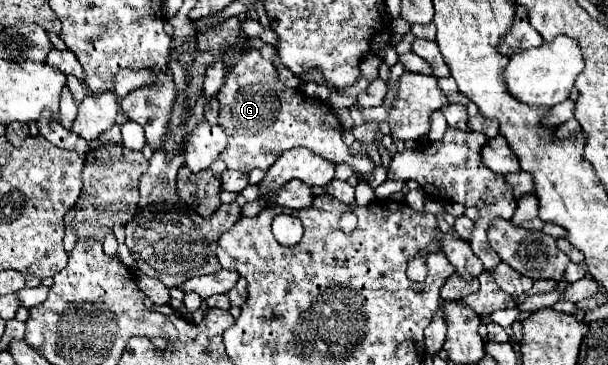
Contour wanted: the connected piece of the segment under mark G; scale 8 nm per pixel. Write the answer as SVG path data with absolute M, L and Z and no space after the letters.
M249 49L241 59L229 69L225 83L217 95L219 99L219 125L225 131L235 131L229 137L221 159L229 169L251 173L255 167L267 171L283 151L293 147L307 147L325 161L347 163L355 169L361 169L361 175L367 177L373 171L371 159L351 157L349 147L341 137L341 125L337 119L329 119L329 105L321 105L313 97L303 95L297 89L289 89L279 81L277 69L271 61L263 59L259 49Z

